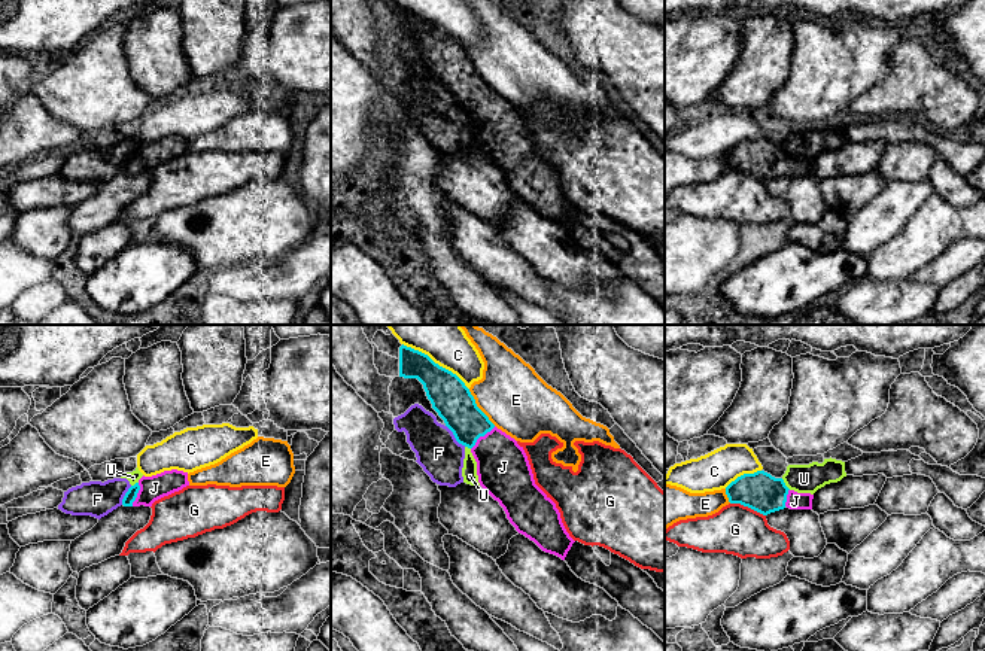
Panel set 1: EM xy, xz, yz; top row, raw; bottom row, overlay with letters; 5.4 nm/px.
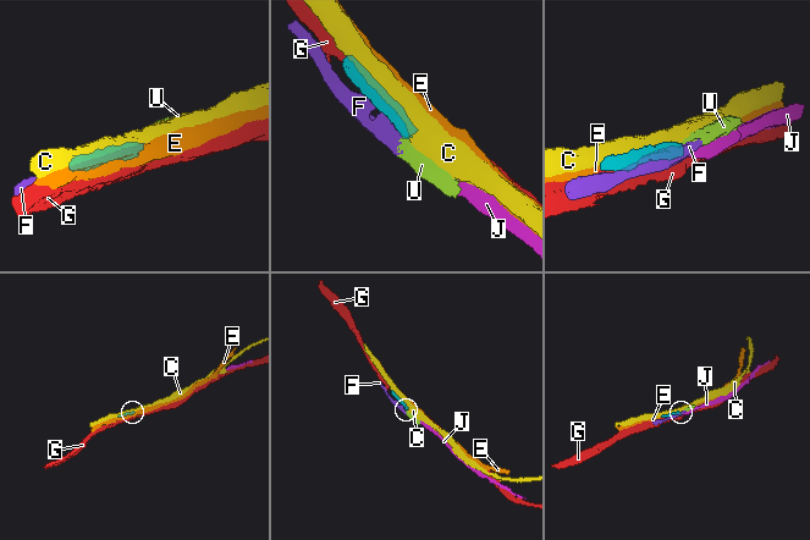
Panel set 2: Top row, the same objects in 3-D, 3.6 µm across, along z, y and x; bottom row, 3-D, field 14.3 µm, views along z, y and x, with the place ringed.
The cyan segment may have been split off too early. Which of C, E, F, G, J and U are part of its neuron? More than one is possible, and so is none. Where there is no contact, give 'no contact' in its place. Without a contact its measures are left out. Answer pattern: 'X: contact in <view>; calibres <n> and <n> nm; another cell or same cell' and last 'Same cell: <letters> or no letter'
C: contact in xz; calibres 220 and 300 nm; another cell
E: contact in xz; calibres 220 and 360 nm; another cell
F: contact in xz; calibres 220 and 240 nm; another cell
G: contact in yz; calibres 200 and 280 nm; another cell
J: contact in xz; calibres 220 and 280 nm; same cell
U: contact in yz; calibres 200 and 160 nm; another cell
Same cell: J

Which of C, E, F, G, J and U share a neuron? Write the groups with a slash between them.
C / E / F U / G / J

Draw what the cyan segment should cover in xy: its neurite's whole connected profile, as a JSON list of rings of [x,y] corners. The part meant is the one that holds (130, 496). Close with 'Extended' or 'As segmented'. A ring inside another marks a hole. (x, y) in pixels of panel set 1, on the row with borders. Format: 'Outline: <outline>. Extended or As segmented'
Outline: [[[171,469],[152,477],[142,477],[128,489],[122,499],[124,506],[152,506],[152,504],[164,496],[182,490],[189,486],[188,472]]]. Extended

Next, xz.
Outline: [[[402,344],[399,377],[417,378],[423,384],[432,408],[453,432],[456,441],[471,450],[477,462],[480,486],[499,502],[516,530],[533,541],[542,551],[565,560],[575,541],[566,532],[556,504],[535,484],[523,447],[489,420],[456,374],[435,363],[428,355]]]. Extended

